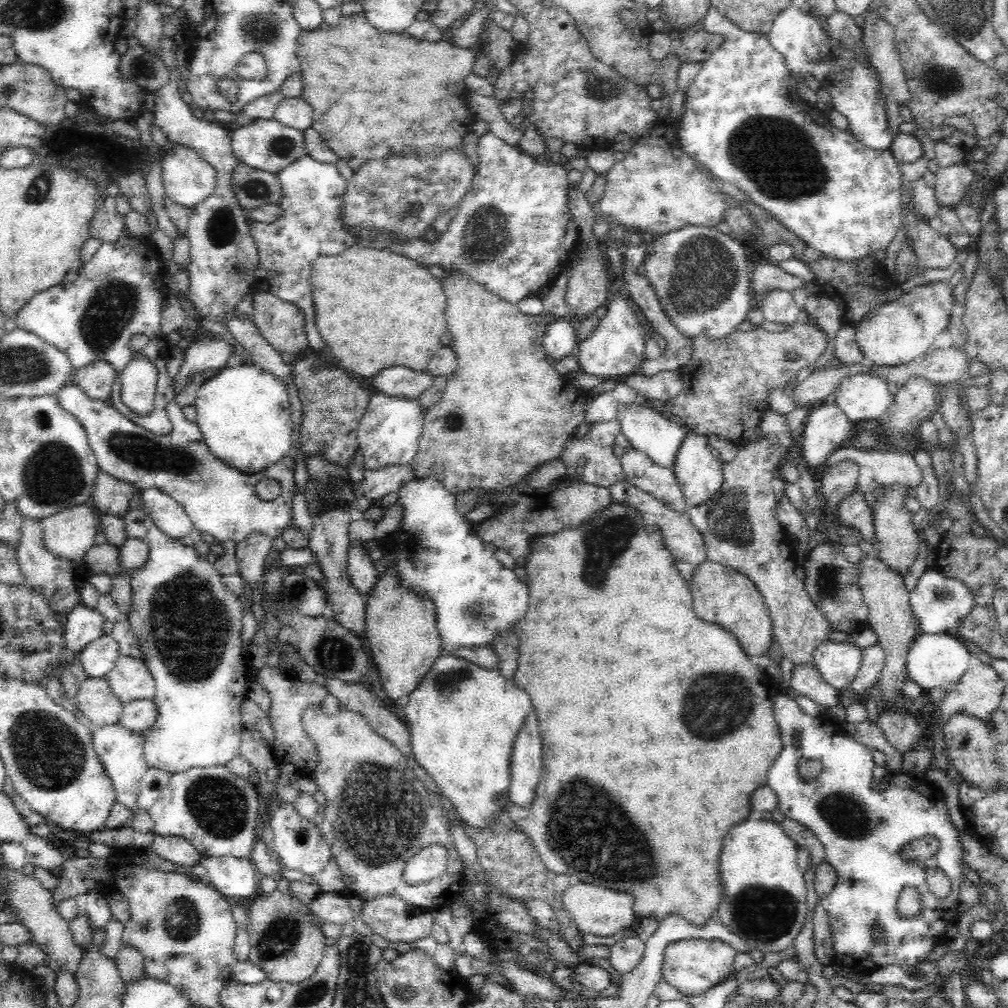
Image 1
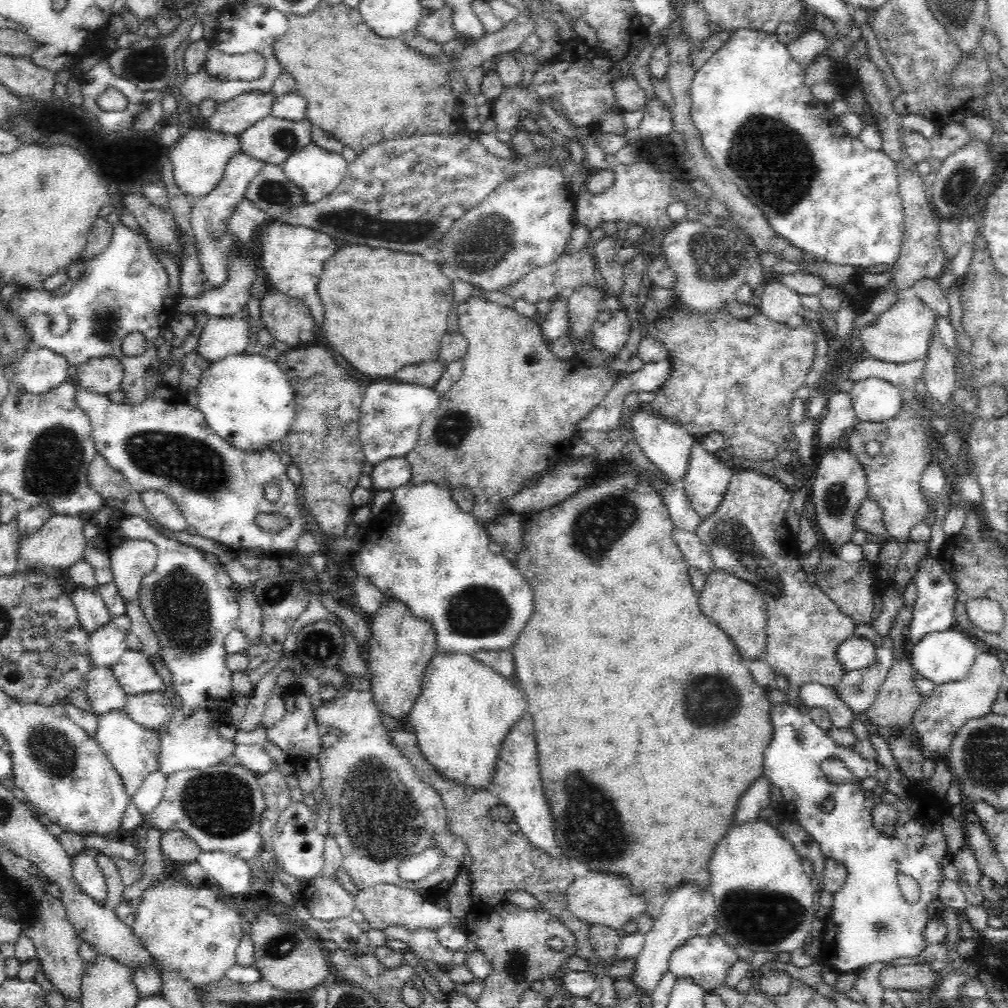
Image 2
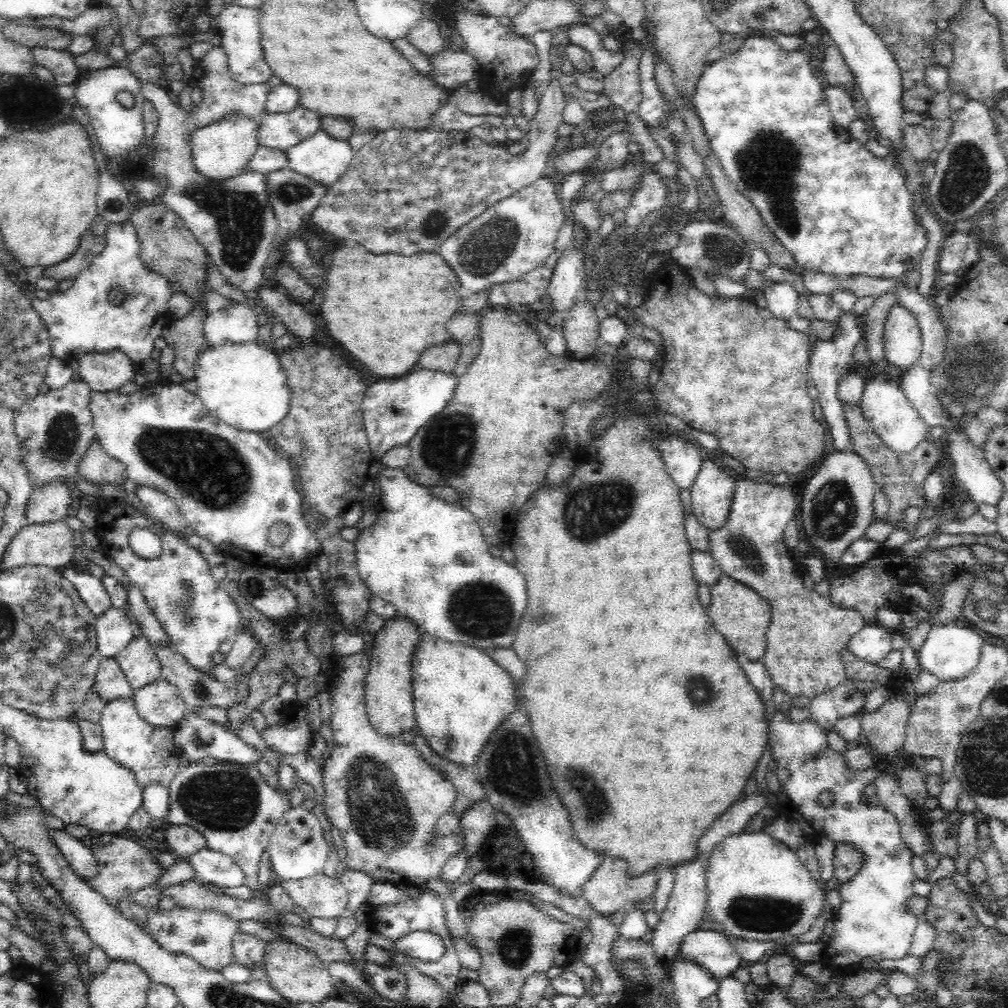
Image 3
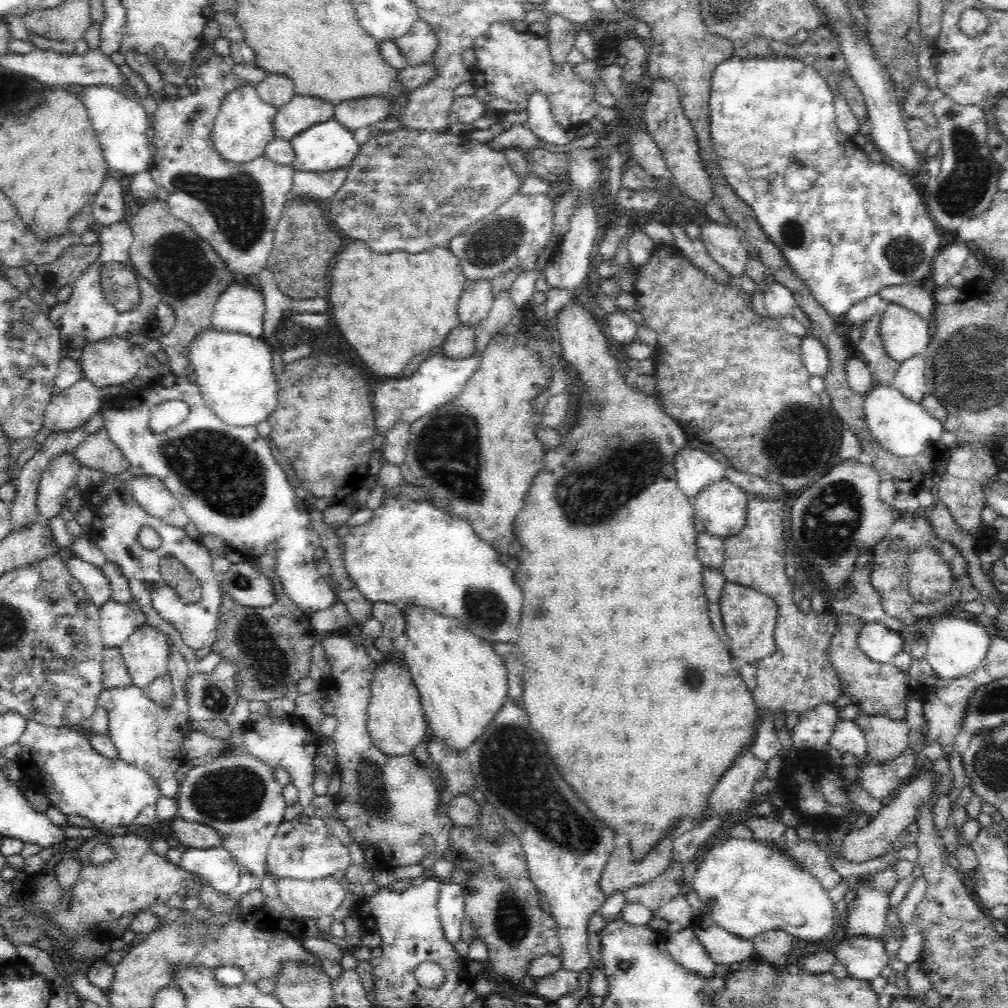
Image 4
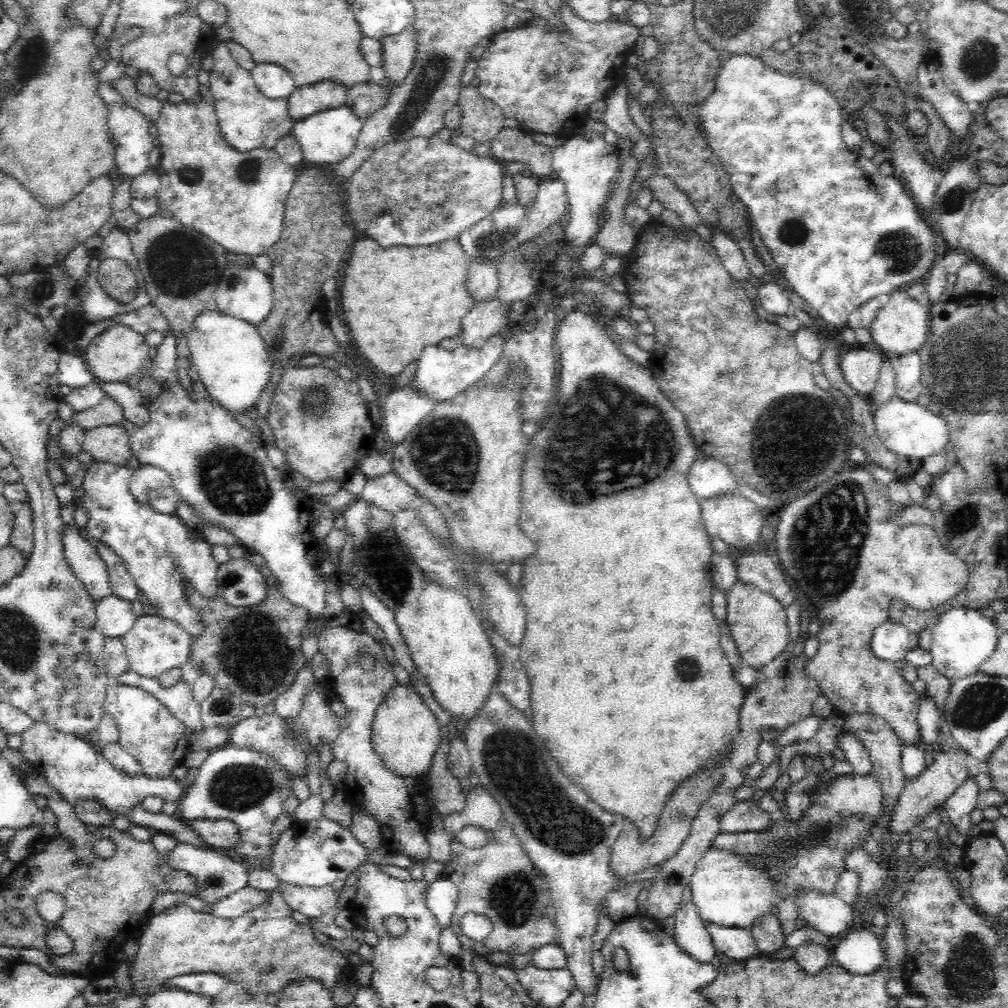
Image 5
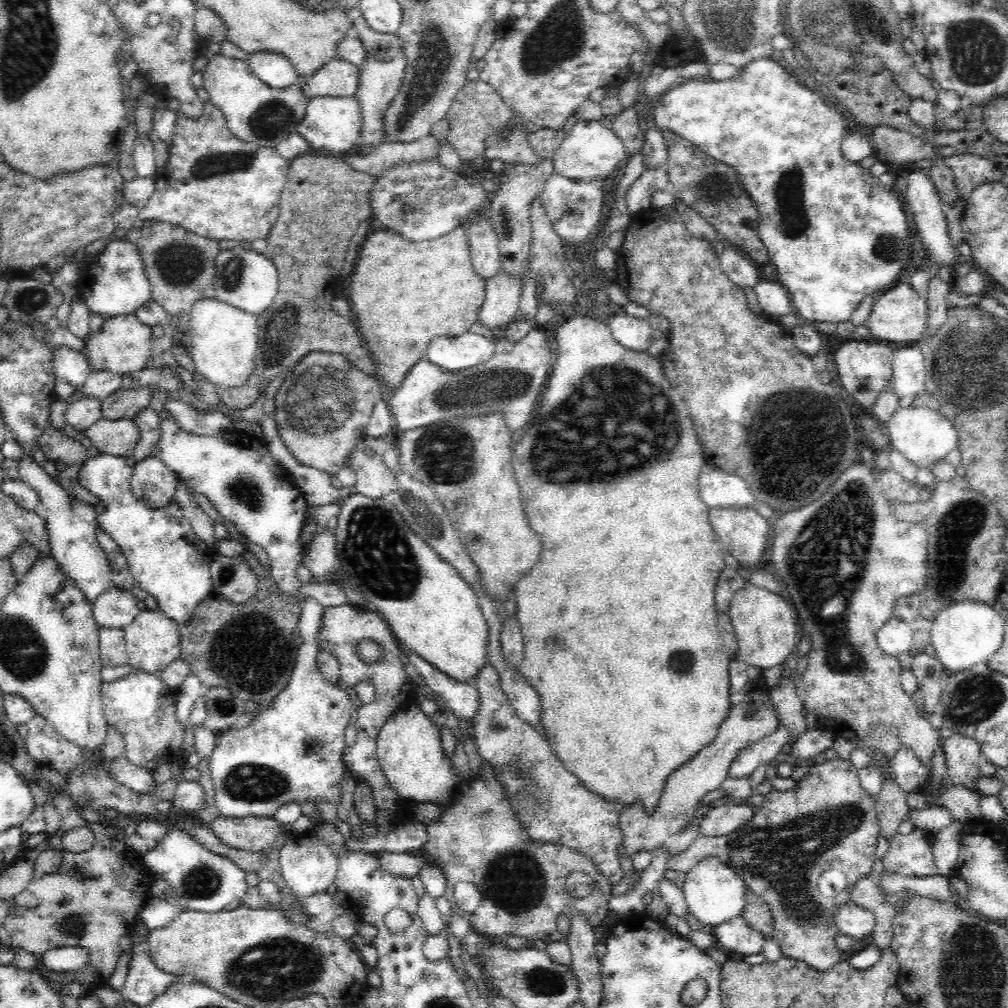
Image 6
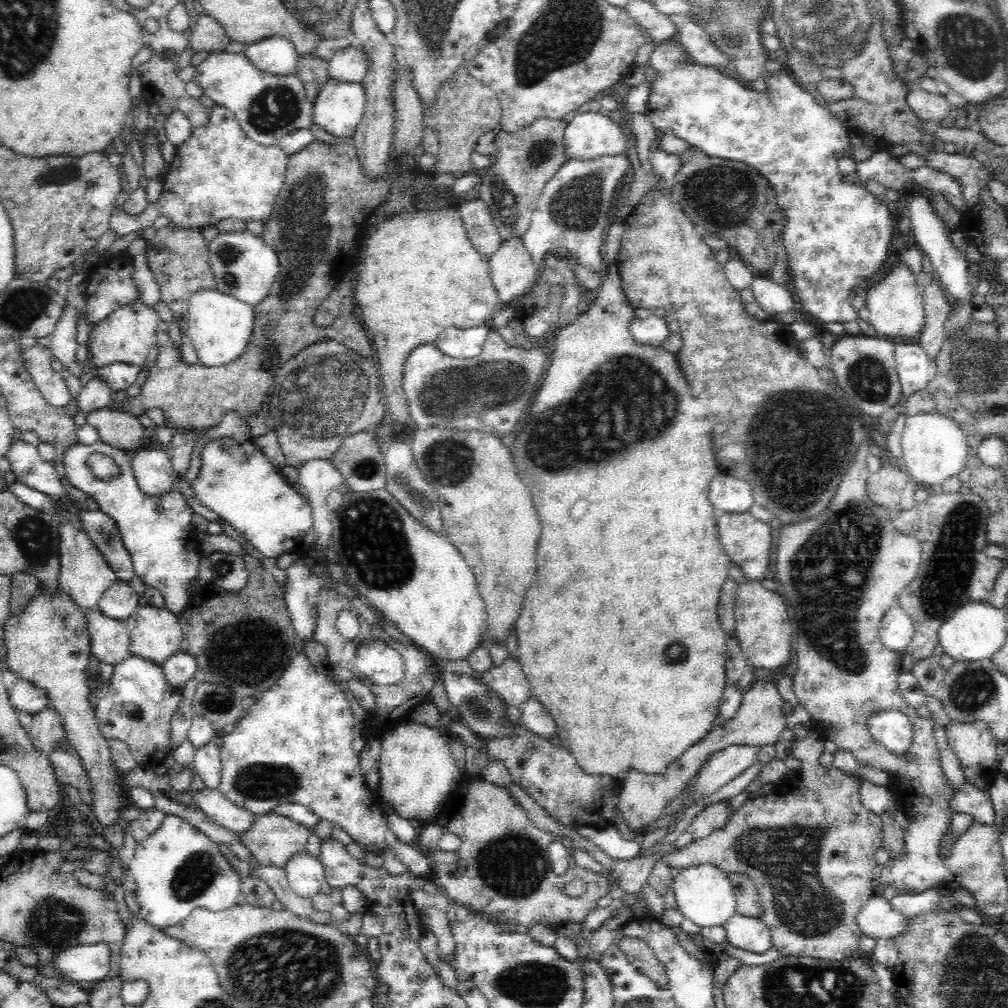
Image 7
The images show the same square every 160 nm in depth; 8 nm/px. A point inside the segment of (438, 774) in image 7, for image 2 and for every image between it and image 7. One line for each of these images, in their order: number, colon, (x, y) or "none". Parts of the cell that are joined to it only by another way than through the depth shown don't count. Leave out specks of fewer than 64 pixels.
2: (400, 647)
3: (389, 700)
4: (396, 723)
5: (406, 735)
6: (410, 753)

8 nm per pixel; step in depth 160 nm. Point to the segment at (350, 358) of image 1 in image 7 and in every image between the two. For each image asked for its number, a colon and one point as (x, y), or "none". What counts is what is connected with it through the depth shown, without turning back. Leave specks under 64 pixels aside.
2: (383, 310)
3: (387, 326)
4: (391, 307)
5: (397, 300)
6: (404, 293)
7: (421, 274)

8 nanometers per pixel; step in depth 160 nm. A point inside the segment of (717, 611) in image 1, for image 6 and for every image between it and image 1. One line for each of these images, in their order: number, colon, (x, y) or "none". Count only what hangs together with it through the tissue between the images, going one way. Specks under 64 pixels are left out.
2: (733, 604)
3: (737, 611)
4: (749, 617)
5: (757, 621)
6: (765, 626)

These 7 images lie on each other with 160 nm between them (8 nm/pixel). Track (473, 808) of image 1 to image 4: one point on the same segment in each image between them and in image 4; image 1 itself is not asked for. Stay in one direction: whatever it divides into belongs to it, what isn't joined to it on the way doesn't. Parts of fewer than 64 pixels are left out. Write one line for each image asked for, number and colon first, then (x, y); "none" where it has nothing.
2: (465, 708)
3: (461, 694)
4: (462, 681)

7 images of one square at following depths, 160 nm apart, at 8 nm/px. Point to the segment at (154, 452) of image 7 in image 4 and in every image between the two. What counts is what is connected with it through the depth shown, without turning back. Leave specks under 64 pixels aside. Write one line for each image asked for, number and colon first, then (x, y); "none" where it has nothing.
4: (150, 492)
5: (150, 485)
6: (153, 483)

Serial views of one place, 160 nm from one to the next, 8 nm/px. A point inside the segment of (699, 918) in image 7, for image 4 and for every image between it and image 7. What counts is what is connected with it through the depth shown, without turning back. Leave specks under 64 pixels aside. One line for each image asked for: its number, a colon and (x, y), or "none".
4: (747, 887)
5: (727, 891)
6: (714, 893)

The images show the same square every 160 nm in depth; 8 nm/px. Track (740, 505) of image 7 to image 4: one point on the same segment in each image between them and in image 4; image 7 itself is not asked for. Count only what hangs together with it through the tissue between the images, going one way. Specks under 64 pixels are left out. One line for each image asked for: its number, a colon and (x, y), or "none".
4: (696, 470)
5: (709, 479)
6: (718, 489)

